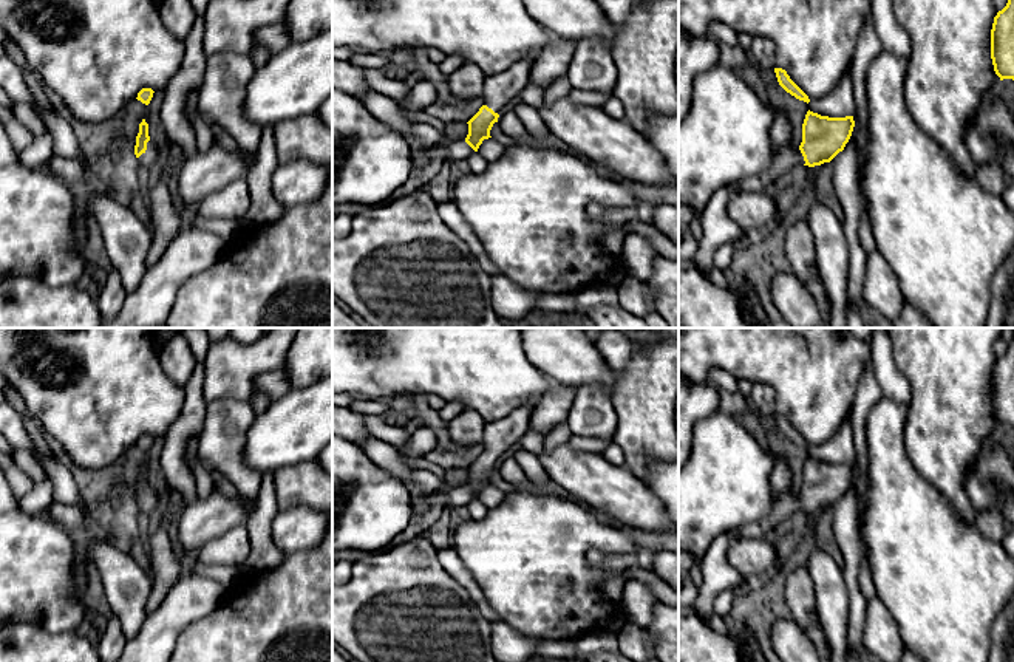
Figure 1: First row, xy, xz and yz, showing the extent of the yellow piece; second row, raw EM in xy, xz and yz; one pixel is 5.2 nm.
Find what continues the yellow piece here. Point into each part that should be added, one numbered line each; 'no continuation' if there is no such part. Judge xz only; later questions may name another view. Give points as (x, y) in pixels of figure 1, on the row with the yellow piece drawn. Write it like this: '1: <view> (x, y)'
1: xz (501, 88)

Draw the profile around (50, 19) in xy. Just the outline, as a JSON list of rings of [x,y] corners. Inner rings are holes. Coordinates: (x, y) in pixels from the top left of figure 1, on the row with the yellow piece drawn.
[[[0,0],[0,29],[20,46],[29,68],[42,77],[49,94],[57,96],[70,114],[85,124],[110,122],[142,88],[164,93],[185,56],[184,40],[165,28],[153,0]]]

